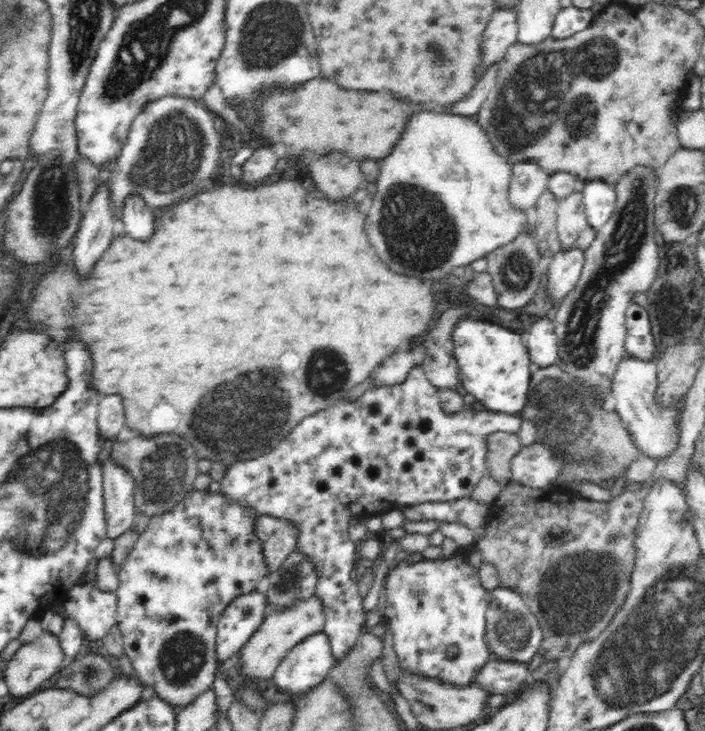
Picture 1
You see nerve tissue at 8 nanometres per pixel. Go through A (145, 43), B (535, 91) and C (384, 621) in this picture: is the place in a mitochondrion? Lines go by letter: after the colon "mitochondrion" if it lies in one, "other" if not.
A: mitochondrion
B: mitochondrion
C: other

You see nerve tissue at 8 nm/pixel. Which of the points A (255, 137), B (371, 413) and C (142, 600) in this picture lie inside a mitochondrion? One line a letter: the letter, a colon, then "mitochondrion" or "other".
A: other
B: other
C: other

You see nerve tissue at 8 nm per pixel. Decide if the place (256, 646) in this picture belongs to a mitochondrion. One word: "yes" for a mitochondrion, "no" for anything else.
no

